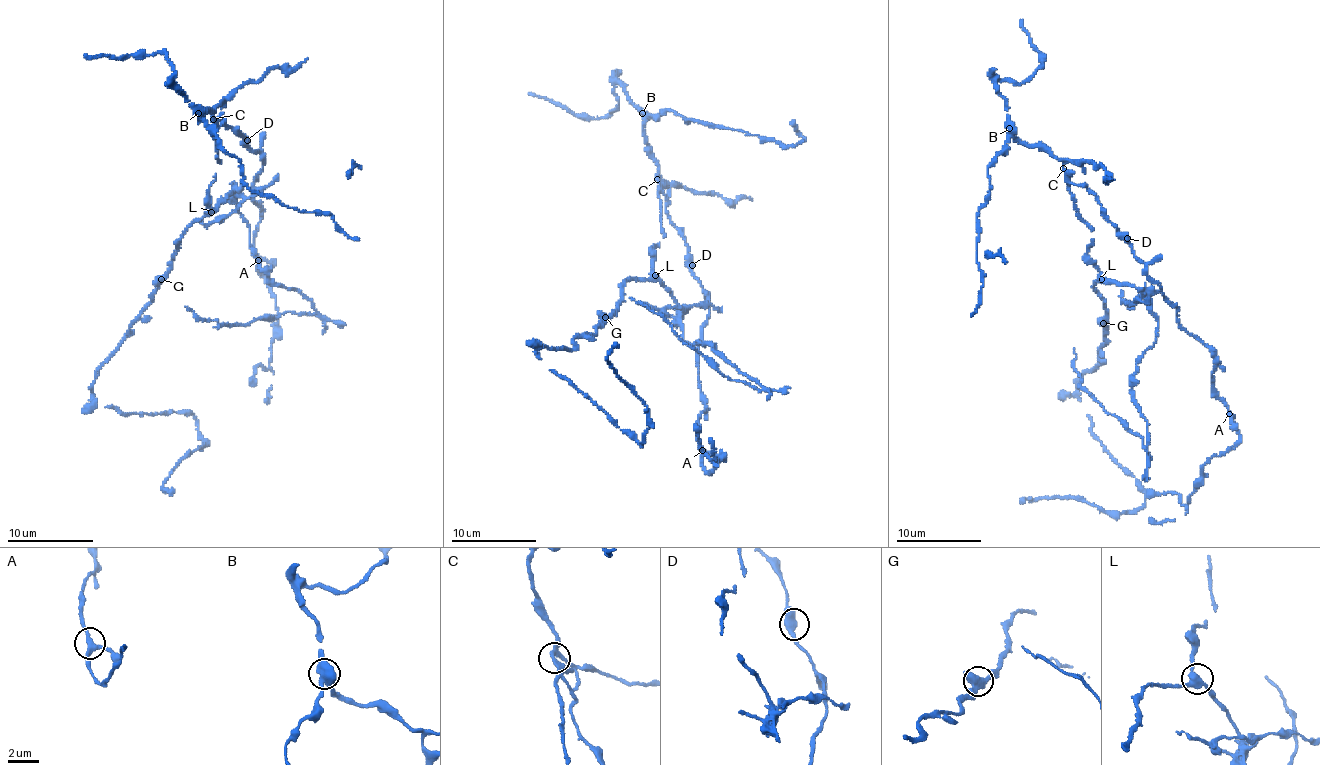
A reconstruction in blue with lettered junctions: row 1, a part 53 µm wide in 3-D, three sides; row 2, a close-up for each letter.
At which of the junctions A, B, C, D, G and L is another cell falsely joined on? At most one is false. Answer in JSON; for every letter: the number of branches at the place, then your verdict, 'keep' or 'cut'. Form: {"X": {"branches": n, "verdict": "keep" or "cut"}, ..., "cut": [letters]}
{"A": {"branches": 3, "verdict": "keep"}, "B": {"branches": 3, "verdict": "keep"}, "C": {"branches": 3, "verdict": "keep"}, "D": {"branches": 2, "verdict": "keep"}, "G": {"branches": 3, "verdict": "keep"}, "L": {"branches": 3, "verdict": "cut"}, "cut": ["L"]}

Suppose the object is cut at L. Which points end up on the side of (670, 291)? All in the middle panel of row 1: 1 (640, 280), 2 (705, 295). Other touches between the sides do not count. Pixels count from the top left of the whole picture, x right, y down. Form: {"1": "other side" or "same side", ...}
{"1": "other side", "2": "other side"}

